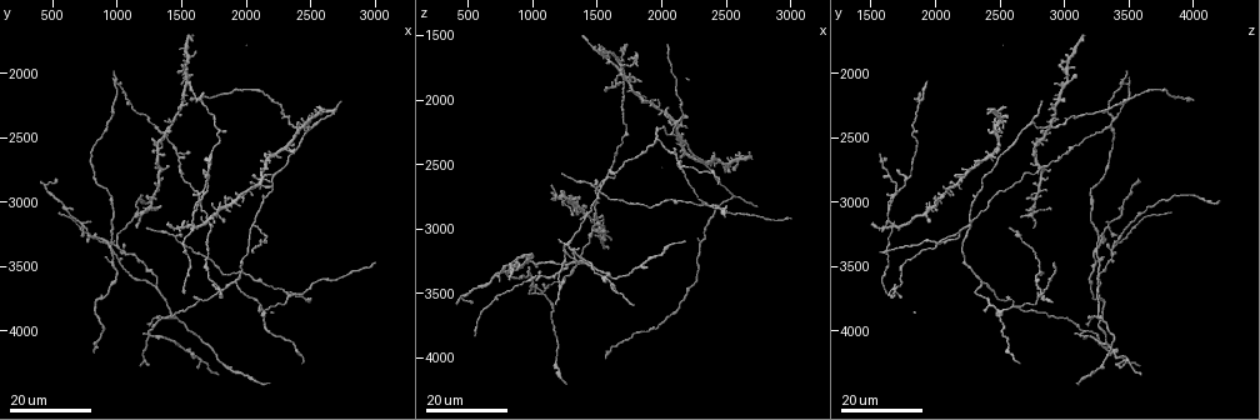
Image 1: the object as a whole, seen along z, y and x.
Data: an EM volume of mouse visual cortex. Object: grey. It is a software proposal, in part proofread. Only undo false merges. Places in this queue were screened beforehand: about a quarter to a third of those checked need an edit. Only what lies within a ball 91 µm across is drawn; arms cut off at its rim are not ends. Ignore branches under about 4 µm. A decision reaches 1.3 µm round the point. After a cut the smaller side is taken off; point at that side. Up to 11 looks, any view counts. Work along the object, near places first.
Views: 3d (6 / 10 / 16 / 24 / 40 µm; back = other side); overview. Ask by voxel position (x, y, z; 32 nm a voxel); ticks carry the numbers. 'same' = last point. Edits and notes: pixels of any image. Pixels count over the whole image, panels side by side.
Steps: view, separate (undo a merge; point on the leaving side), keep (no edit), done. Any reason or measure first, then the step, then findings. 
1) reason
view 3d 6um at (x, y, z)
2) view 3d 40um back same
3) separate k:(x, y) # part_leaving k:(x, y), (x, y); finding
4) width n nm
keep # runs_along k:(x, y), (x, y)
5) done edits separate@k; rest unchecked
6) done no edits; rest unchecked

a fork
view 3d 16um at (2320, 2640, 2500)

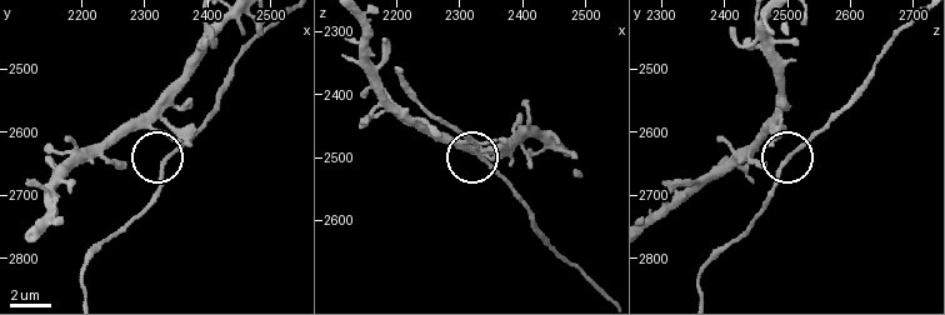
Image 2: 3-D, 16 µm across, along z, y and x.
view 3d 10um at (2335, 2640, 2500)

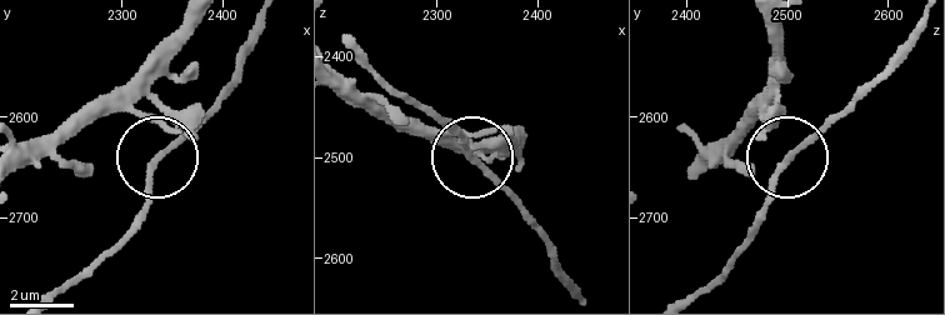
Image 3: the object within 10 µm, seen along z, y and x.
side_arm 77 um
keep # runs_along 3:(703, 290), (761, 218), (783, 161), (836, 115); all the same neuron

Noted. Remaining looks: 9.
view 3d 24um at (2060, 3180, 2260)

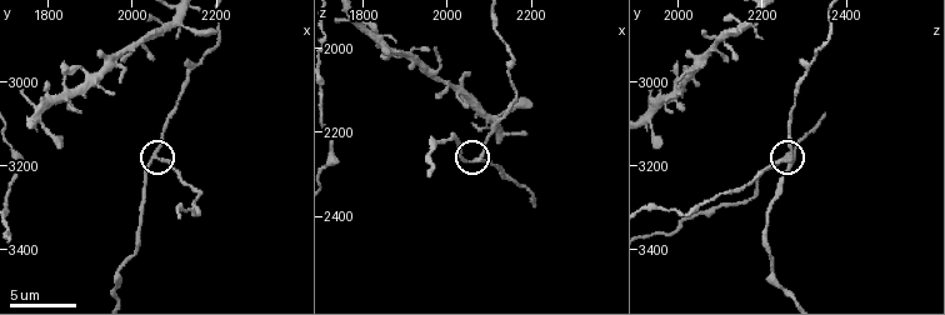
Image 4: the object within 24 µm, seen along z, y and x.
closer look
view 3d 10um at (2070, 3185, 2270)

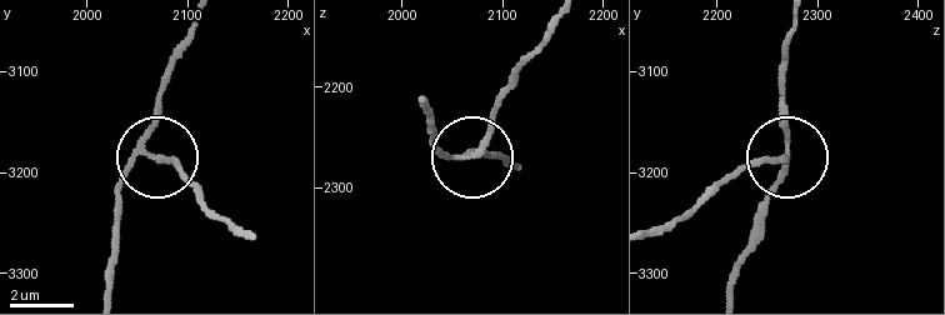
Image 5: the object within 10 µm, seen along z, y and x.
other side
view 3d 10um back at (2066, 3184, 2268)

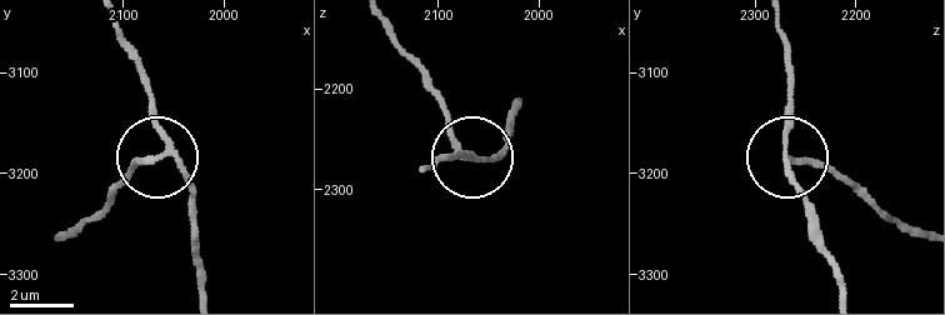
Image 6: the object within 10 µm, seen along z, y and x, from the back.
arms 3
separate 6:(133, 168) # two neurons meet here

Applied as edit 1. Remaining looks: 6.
two arms in line, one across
view 3d 16um at (920, 3340, 3280)

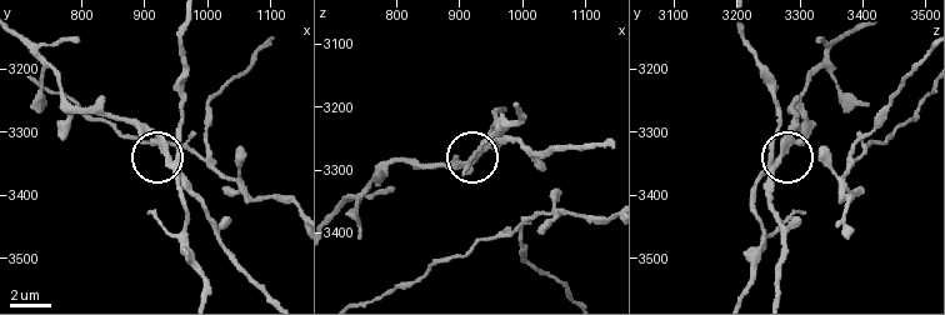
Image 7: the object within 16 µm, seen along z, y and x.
view 3d 6um at (945, 3345, 3260)

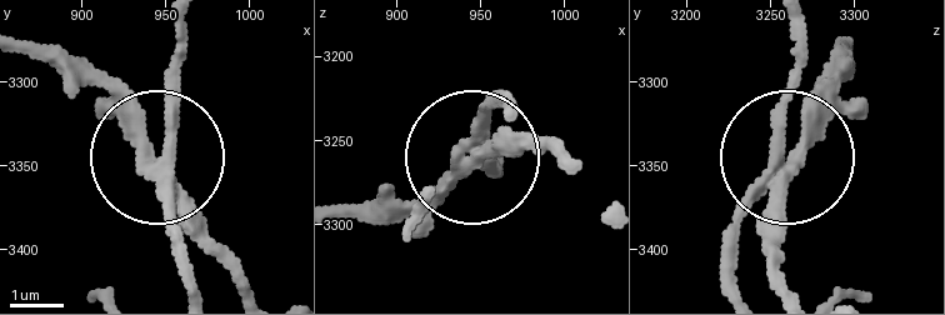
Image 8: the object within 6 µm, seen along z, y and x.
width 280 nm
separate 8:(173, 226) # two neurons meet here

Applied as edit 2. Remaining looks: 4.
three-way junction
view 3d 16um at (1240, 4020, 3140)

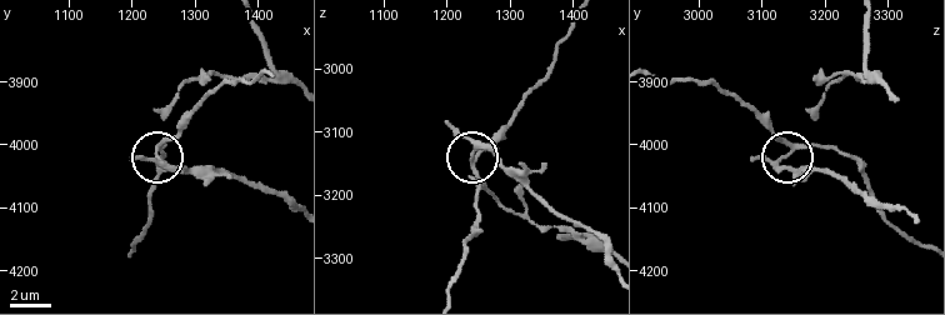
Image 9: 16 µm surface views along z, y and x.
view 3d 10um at (1245, 4010, 3150)

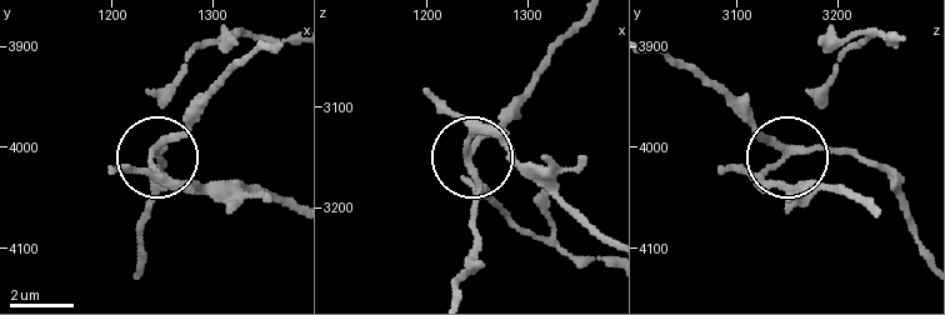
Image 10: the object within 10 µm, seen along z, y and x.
separate 10:(186, 185) # part_leaving 10:(151, 161), (184, 183), (240, 183), (289, 203); two neurons meet here

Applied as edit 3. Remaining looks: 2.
four or more arms meet
view 3d 24um at (1220, 3060, 2760)

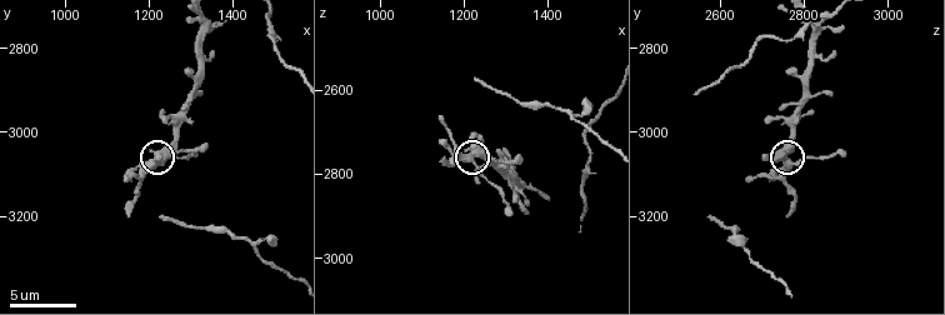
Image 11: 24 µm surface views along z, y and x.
view 3d 10um same

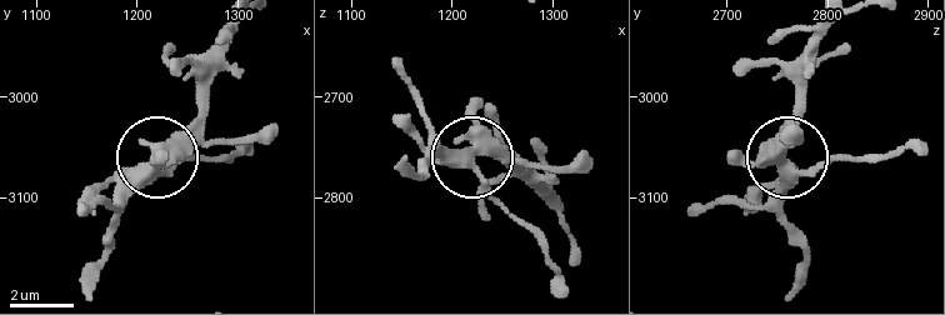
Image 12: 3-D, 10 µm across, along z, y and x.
arms 4
keep # continuous, no second neuron

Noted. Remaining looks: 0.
done edits separate@6, separate@8, separate@10; rest unchecked

